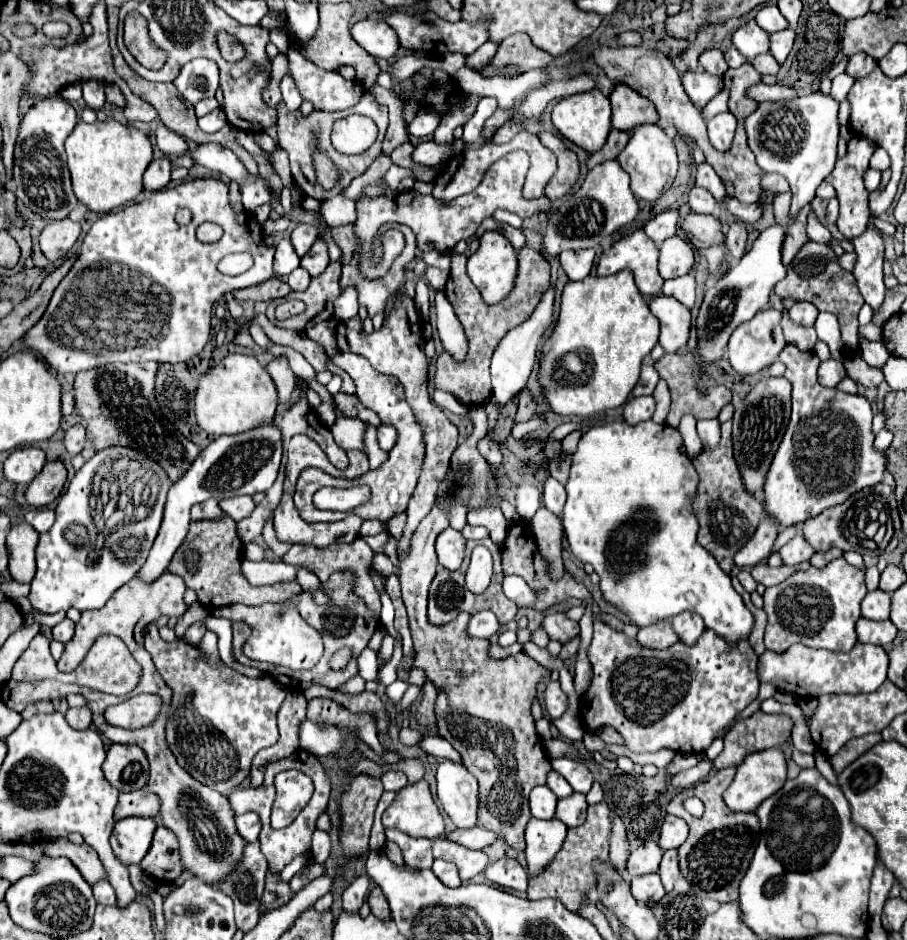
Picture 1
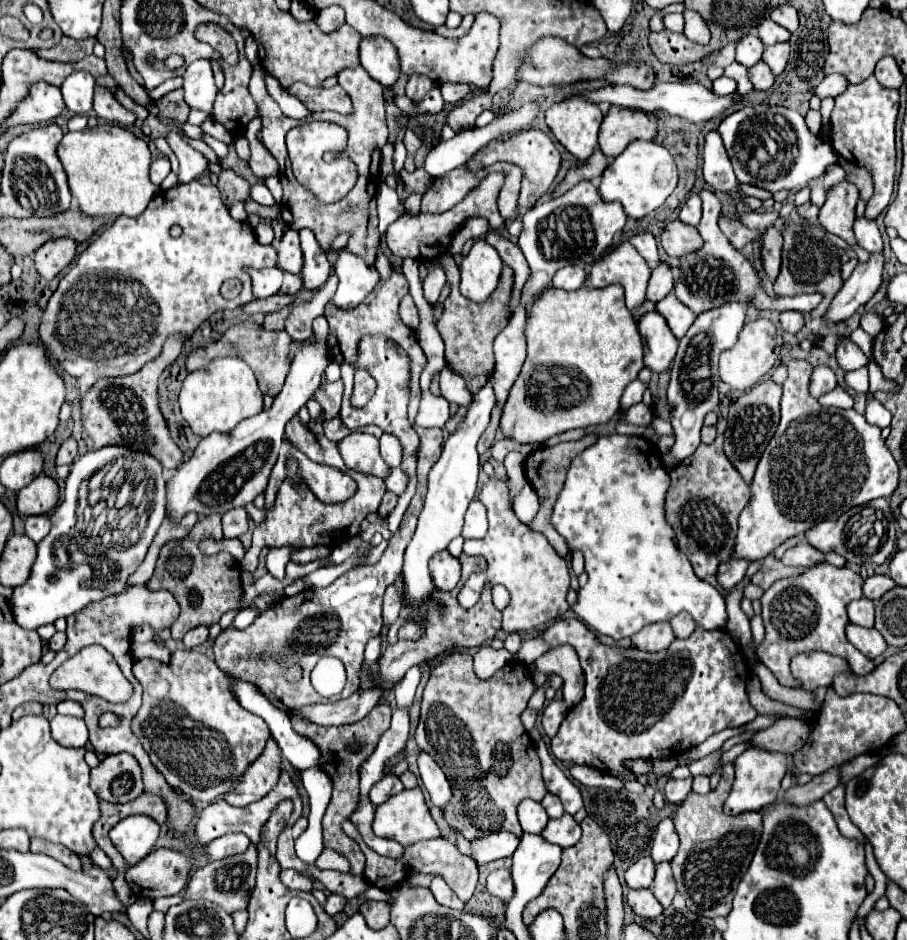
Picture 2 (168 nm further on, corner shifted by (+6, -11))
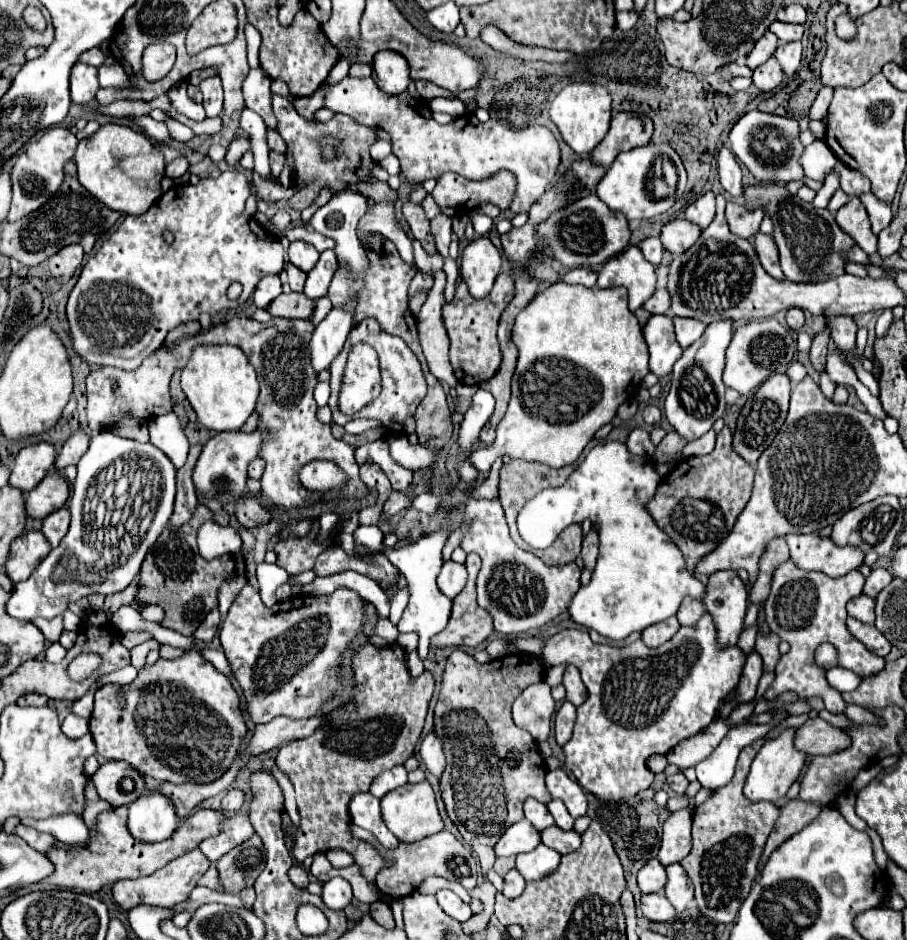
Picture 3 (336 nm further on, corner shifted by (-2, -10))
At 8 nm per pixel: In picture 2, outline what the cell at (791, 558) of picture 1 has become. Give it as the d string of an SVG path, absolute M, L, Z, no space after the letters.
M798 543L786 549L786 553L782 555L782 563L792 565L792 567L814 567L818 563L830 563L834 567L844 567L846 559L842 559L842 555L838 553L822 553L810 543Z

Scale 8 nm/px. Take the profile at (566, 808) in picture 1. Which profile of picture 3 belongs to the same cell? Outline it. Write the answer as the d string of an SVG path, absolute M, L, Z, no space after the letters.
M550 826L542 832L542 844L558 850L560 854L574 852L580 846L580 842L582 842L582 838L574 828L572 830L560 830L558 826Z

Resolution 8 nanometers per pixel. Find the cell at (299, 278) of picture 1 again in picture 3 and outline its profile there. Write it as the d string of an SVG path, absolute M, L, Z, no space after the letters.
M288 264L286 266L286 278L288 278L288 284L294 292L302 292L304 290L304 282L306 282L306 274L302 270L298 270L296 266Z

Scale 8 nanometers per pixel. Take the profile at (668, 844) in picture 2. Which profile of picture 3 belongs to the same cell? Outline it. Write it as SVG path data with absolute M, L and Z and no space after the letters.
M690 810L672 812L668 816L668 820L664 822L660 854L658 854L658 860L664 866L680 862L690 852L690 846L692 846L690 822L692 822L692 812Z

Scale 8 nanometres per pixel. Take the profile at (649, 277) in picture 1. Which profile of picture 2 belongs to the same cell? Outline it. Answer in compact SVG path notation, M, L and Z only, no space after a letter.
M624 241L620 247L604 255L592 265L590 283L592 287L608 287L620 283L626 289L626 307L634 309L646 301L646 287L650 279L650 269L646 261L634 251L634 247Z

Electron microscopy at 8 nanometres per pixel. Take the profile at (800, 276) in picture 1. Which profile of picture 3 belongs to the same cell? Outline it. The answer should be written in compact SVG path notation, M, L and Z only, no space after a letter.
M782 182L748 186L744 194L748 200L748 208L762 206L772 216L774 242L780 250L780 264L786 280L820 282L844 274L846 260L842 256L854 246L854 240L840 230L840 226L828 210L816 210L812 204L806 204L800 198L790 196Z

